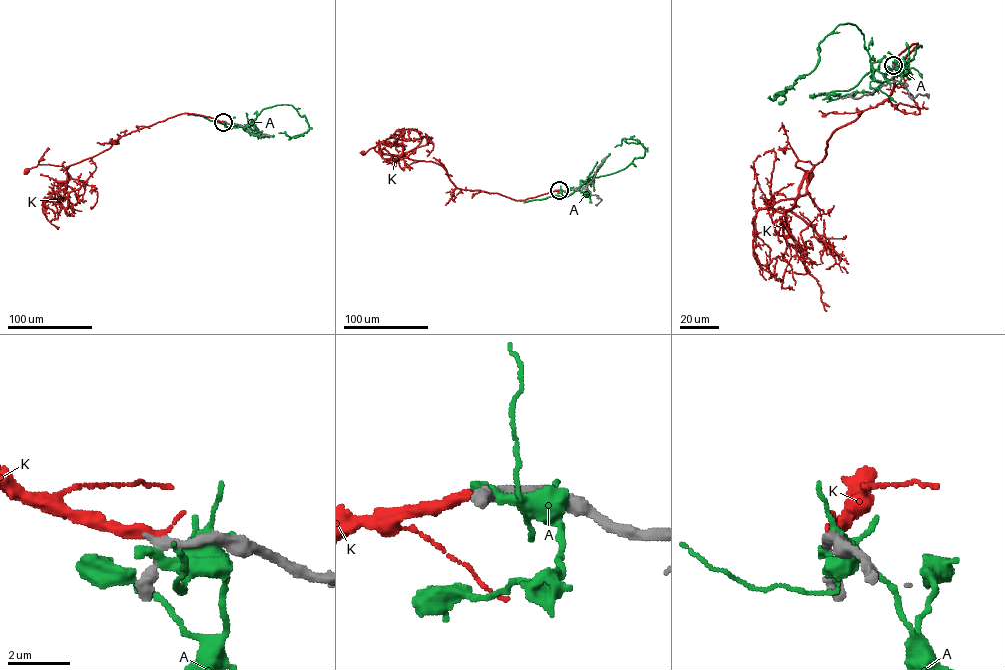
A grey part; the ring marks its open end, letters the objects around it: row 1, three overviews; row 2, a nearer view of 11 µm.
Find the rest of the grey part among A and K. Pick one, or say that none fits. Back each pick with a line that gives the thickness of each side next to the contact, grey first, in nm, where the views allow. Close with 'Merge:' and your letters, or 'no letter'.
K: 220 nm thick on the grey side, 340 nm on the other
Merge: K

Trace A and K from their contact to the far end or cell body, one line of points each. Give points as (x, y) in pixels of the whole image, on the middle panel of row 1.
A: (560, 189), (567, 196), (579, 189), (580, 180), (622, 170), (645, 155), (635, 139), (624, 138), (615, 147)
K: (560, 189), (516, 200), (497, 193), (457, 188), (445, 169), (431, 161), (381, 153), (373, 147), (363, 153)

